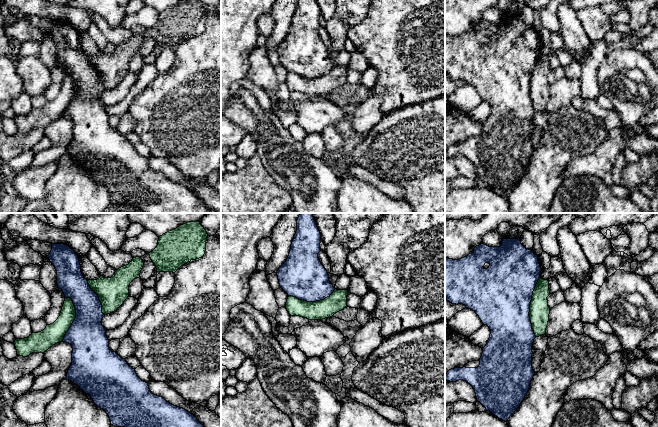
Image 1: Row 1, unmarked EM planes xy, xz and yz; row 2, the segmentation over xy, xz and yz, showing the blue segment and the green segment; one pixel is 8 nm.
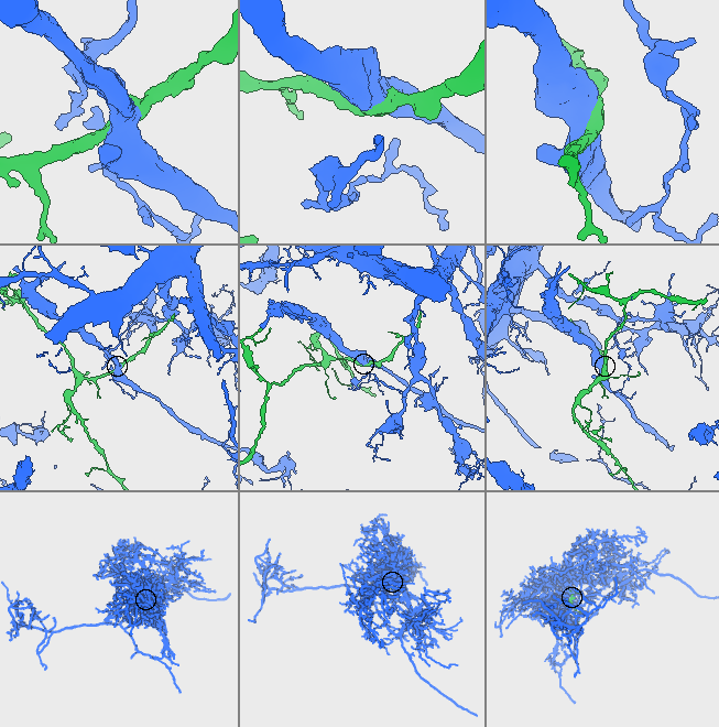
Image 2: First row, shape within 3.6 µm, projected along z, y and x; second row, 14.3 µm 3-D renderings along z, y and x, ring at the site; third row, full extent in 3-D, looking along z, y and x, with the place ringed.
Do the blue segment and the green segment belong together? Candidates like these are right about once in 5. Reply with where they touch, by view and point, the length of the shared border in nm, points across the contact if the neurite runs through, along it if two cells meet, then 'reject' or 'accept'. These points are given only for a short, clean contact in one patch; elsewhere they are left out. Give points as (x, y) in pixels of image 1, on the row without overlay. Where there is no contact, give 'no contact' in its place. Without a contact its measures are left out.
contact yz (529, 83); length 480 nm; reject

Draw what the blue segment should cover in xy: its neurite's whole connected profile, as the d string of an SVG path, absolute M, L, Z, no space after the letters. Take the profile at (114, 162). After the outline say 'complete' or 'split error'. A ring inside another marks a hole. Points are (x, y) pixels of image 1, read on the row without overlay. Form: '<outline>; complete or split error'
M52 20L52 26L46 33L56 44L58 64L63 67L65 74L72 75L76 86L76 94L63 115L63 118L71 120L73 124L72 141L67 148L66 155L79 162L84 169L89 170L94 179L106 187L111 201L115 203L130 204L142 213L211 213L193 190L152 170L148 159L137 152L135 145L130 143L116 128L110 126L106 106L101 99L105 92L102 89L102 80L98 71L90 64L87 55L82 51L80 37L75 27L64 20Z; complete

